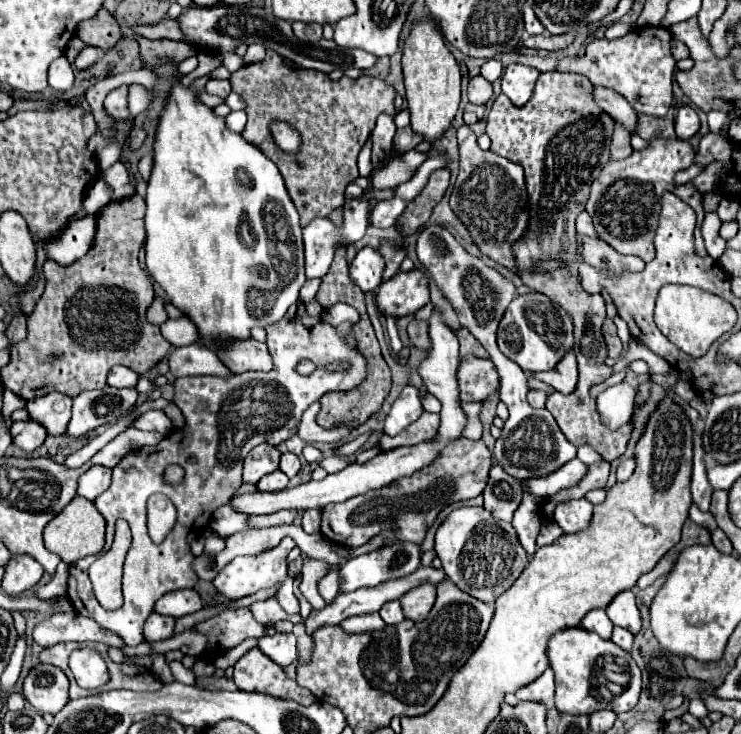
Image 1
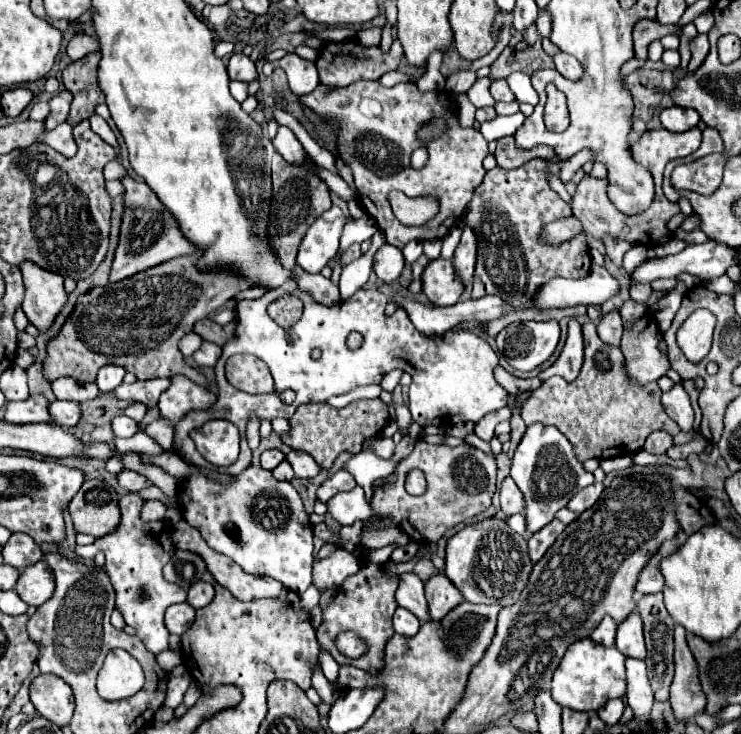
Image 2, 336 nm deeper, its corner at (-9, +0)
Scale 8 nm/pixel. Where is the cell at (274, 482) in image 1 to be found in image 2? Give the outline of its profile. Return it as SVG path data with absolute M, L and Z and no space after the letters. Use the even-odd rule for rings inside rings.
M283 461L281 465L277 465L277 467L273 469L273 477L275 477L275 479L279 479L279 481L291 481L295 475L293 475L291 465L289 465L287 461Z

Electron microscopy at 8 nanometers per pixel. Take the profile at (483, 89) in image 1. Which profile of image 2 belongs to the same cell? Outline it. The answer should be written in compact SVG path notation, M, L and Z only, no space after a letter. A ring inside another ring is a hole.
M505 79L493 81L491 87L489 87L489 91L491 91L491 97L493 97L495 101L513 101L513 99L515 99L515 95L511 93L511 89L509 89L509 85L507 85Z

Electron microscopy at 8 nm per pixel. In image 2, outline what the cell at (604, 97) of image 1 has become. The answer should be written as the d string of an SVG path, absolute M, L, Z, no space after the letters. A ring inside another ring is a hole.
M557 53L557 55L553 57L553 61L555 61L555 69L557 69L563 77L567 77L567 79L571 79L571 81L579 81L579 79L583 77L583 67L581 67L581 63L579 63L575 57L571 57L571 55L567 55L567 53Z

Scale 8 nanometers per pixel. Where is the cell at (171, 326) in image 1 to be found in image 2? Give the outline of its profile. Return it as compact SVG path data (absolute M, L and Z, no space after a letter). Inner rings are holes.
M187 333L181 341L179 341L179 351L187 357L187 355L193 355L199 347L201 347L201 343L203 343L203 339L197 335L197 333Z

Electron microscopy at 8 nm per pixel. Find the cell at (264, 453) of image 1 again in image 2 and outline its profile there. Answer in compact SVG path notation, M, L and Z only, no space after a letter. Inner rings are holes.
M279 449L263 451L263 455L261 455L261 467L271 471L271 469L275 469L275 465L279 465L283 459L285 459L285 455L283 455Z

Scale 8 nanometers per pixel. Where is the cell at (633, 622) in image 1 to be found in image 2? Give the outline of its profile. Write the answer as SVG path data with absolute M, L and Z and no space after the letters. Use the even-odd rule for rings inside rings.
M637 611L631 613L623 623L617 627L617 643L615 647L627 657L645 657L645 641L643 641L643 621Z

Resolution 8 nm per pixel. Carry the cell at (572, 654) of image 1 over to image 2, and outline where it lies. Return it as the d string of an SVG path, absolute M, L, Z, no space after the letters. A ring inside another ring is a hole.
M603 617L601 623L591 633L591 639L595 643L589 637L571 643L563 661L555 669L551 681L551 695L561 707L569 707L573 711L597 711L607 701L625 697L625 689L627 689L625 655L617 647L609 647L615 645L615 631L617 631L617 623L611 617Z

